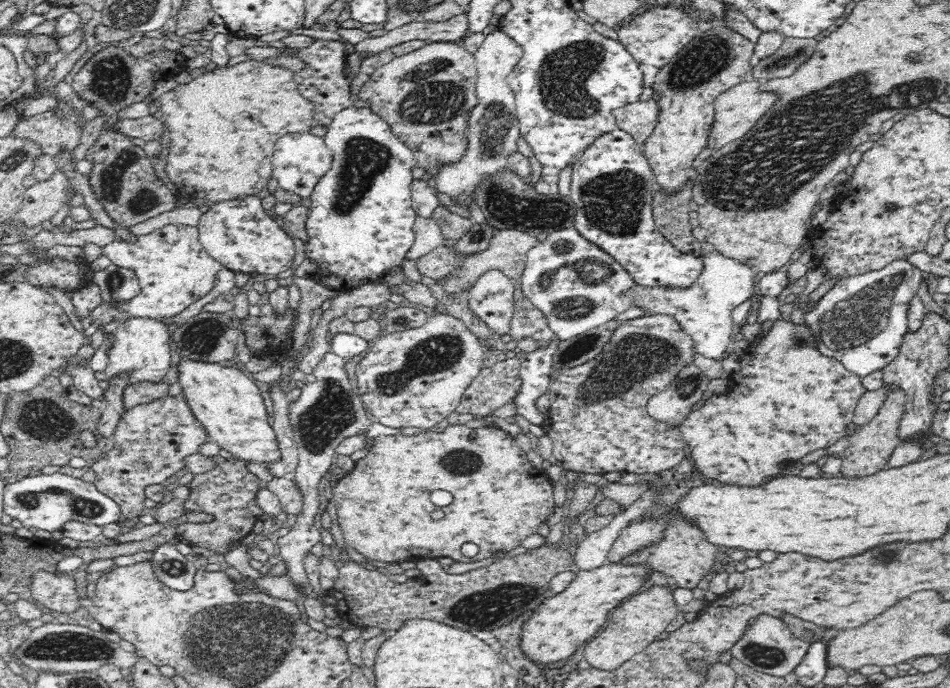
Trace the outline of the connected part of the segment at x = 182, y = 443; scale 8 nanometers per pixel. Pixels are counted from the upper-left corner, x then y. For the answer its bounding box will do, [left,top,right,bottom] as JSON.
[90,395,210,520]

